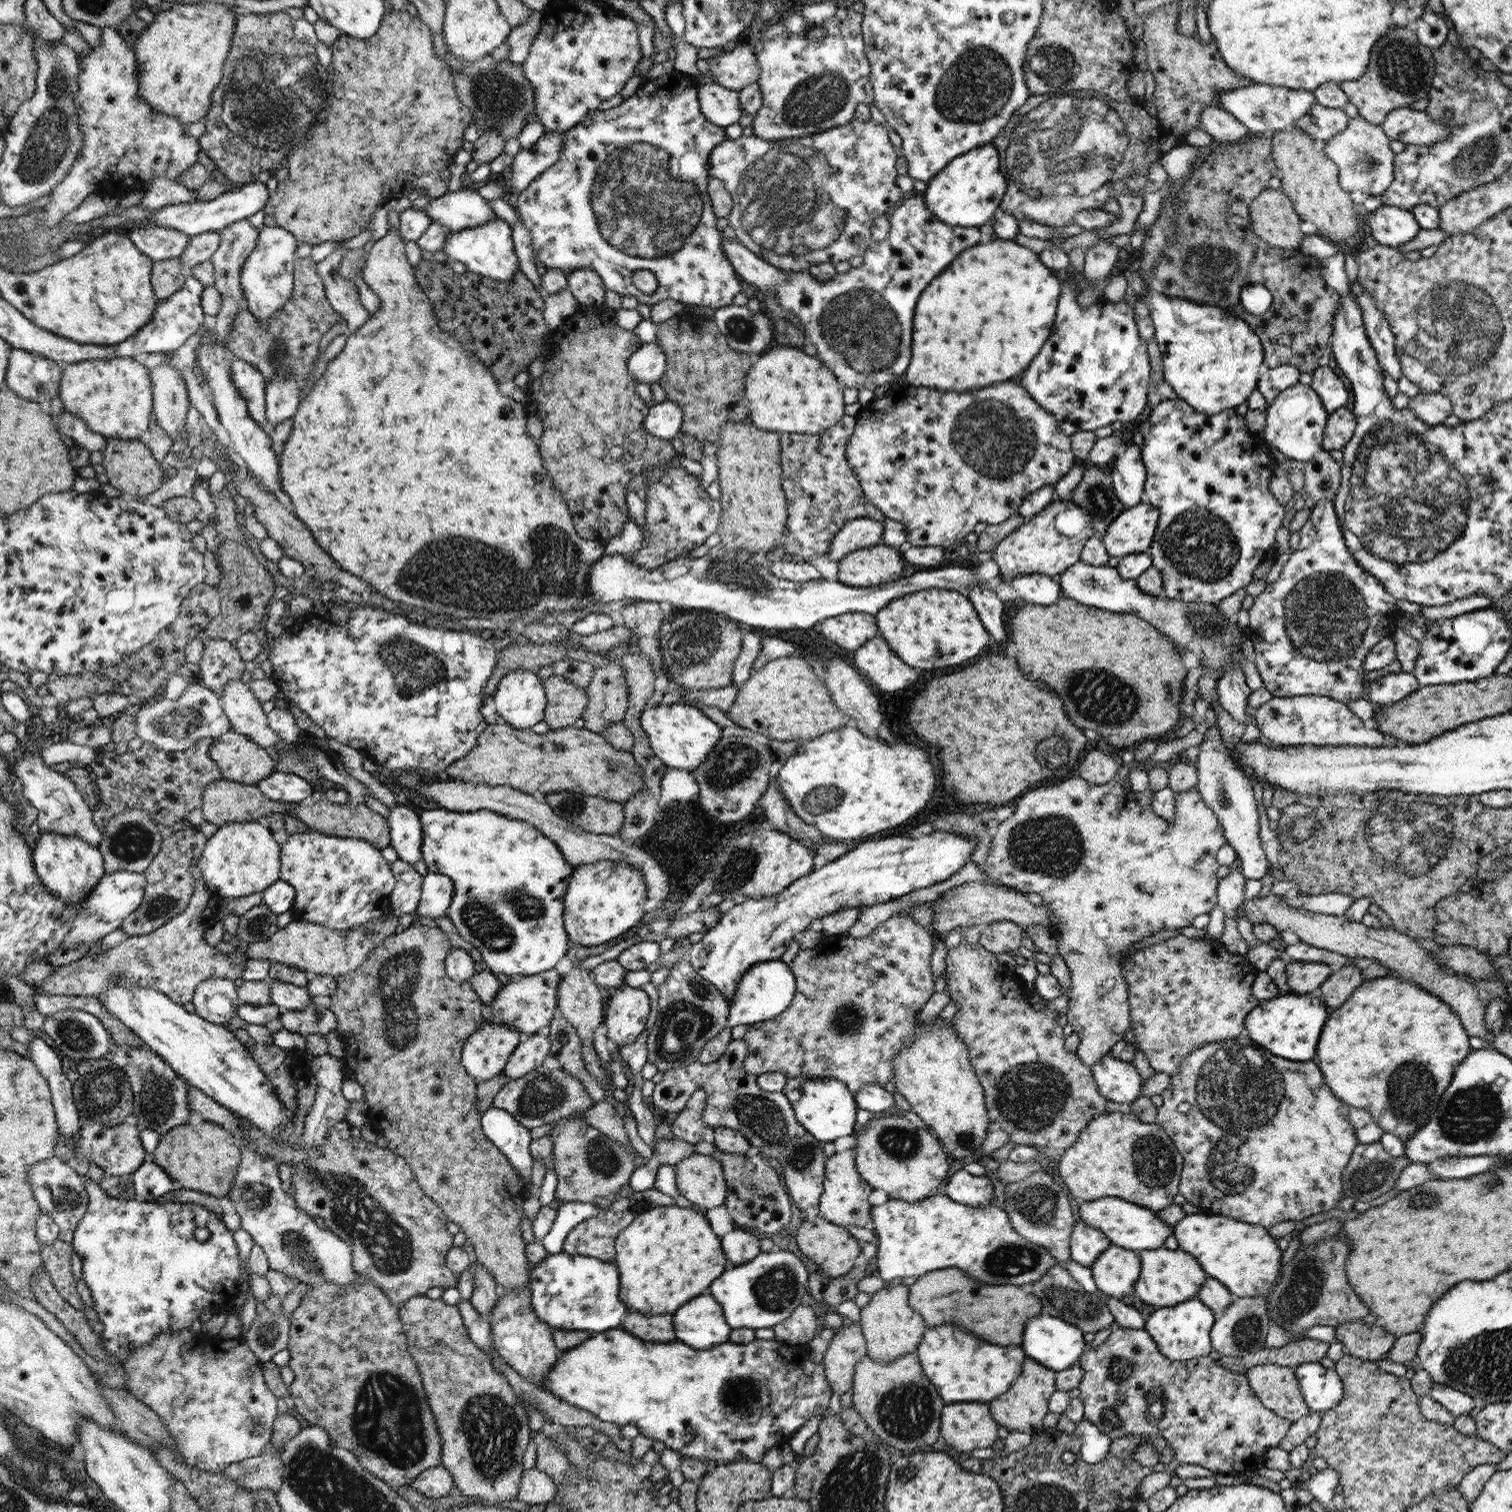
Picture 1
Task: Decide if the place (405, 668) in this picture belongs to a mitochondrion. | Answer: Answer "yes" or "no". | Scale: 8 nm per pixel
yes

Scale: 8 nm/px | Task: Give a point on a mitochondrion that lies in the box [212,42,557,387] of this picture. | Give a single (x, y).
(500, 98)

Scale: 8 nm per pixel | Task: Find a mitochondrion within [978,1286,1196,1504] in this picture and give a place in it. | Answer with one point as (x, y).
(1125, 1374)

